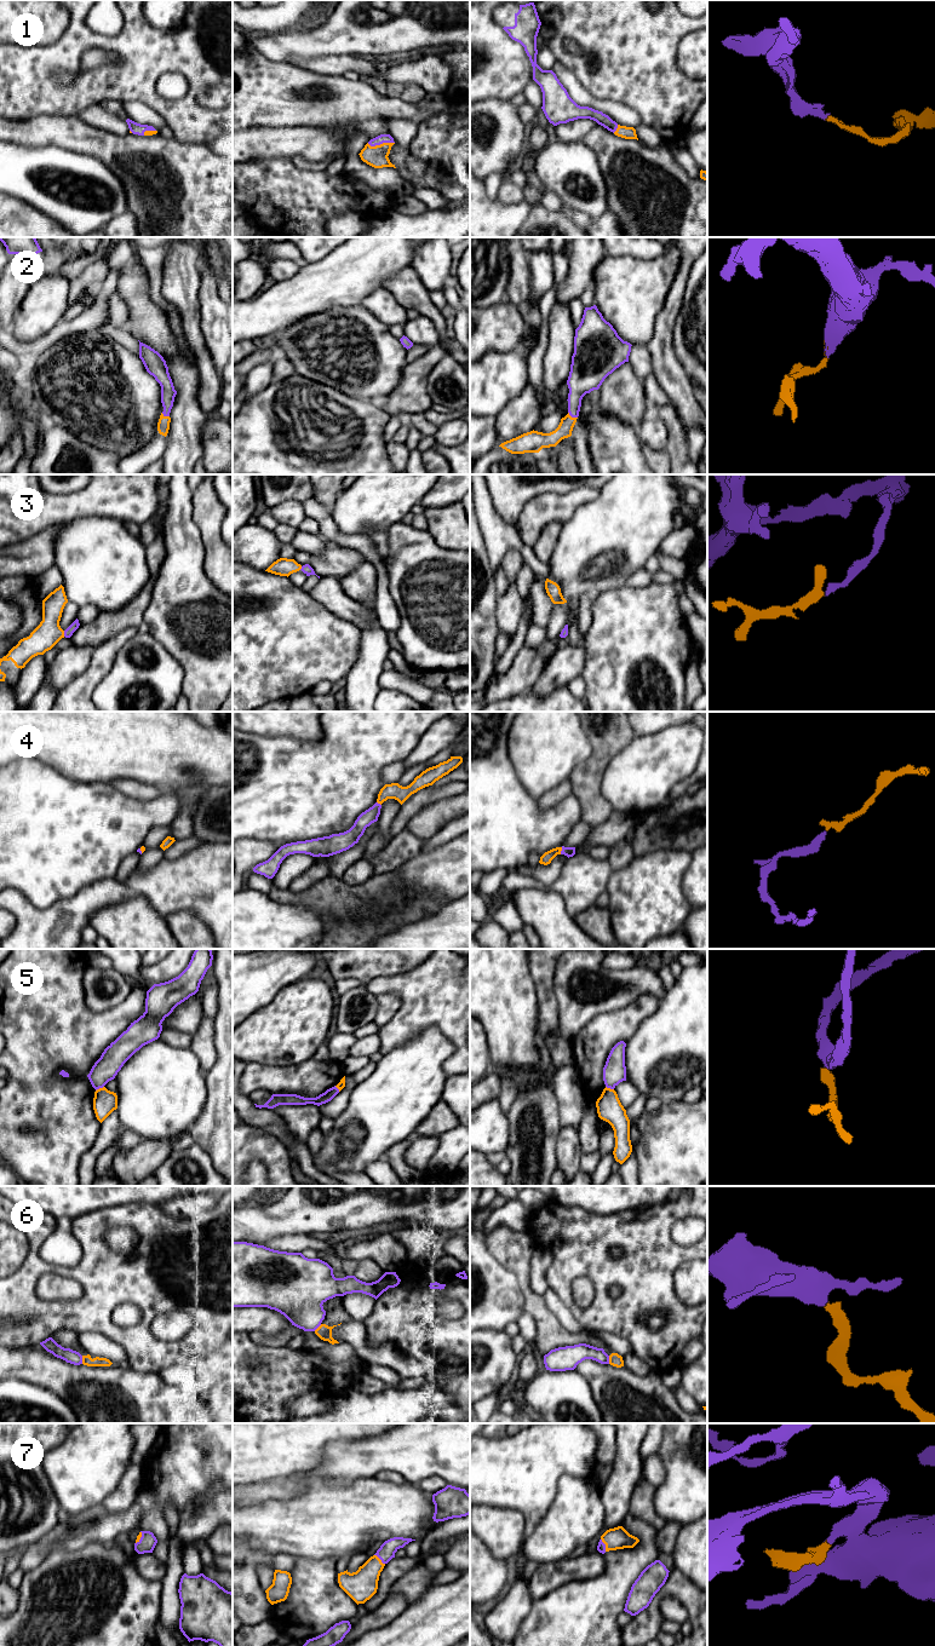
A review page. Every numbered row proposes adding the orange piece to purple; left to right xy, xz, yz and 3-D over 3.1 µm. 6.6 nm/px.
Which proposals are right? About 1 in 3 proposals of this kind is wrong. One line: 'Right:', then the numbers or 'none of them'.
Right: 1, 2, 3, 4, 7

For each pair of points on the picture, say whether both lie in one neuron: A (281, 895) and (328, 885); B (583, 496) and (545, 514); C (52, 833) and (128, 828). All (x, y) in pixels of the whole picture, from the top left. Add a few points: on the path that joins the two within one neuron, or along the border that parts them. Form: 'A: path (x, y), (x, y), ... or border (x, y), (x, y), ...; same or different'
A: path (293, 897), (316, 897); same
B: path (573, 499), (560, 507), (555, 507); same
C: path (72, 833), (86, 829), (109, 829); same

